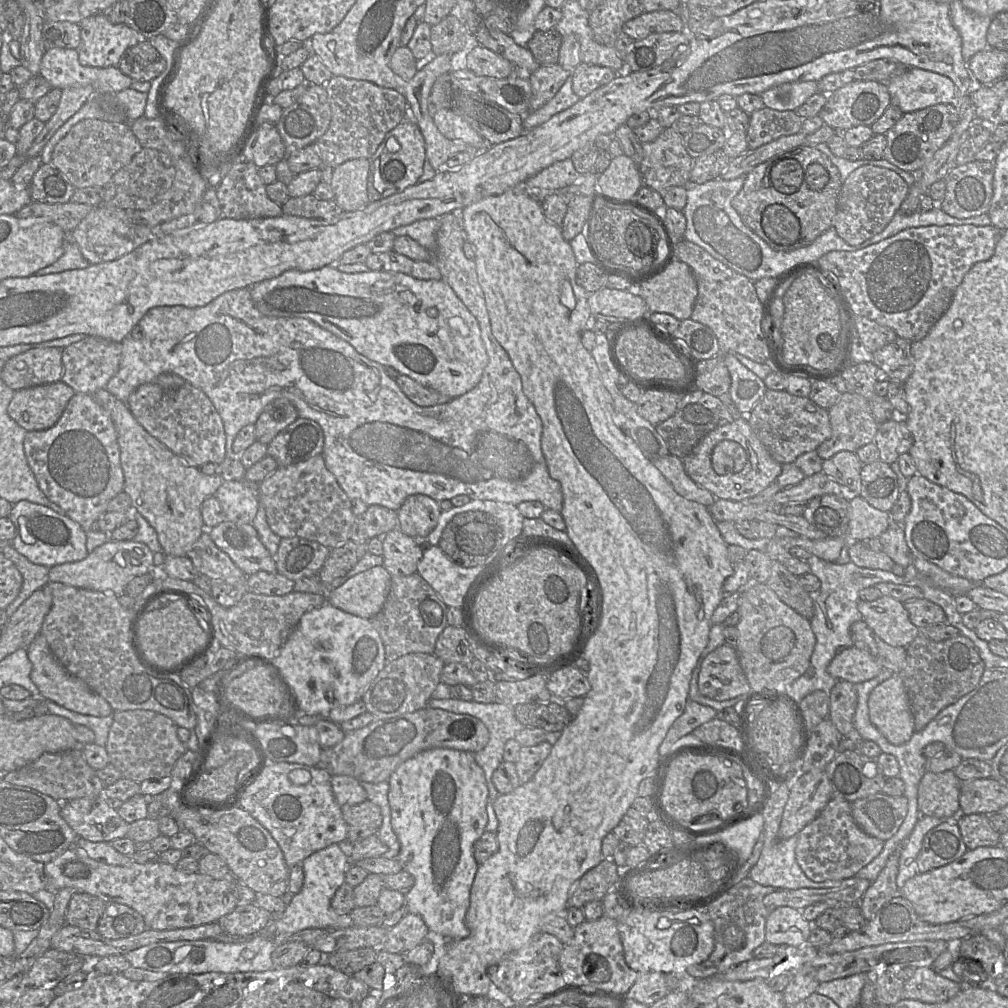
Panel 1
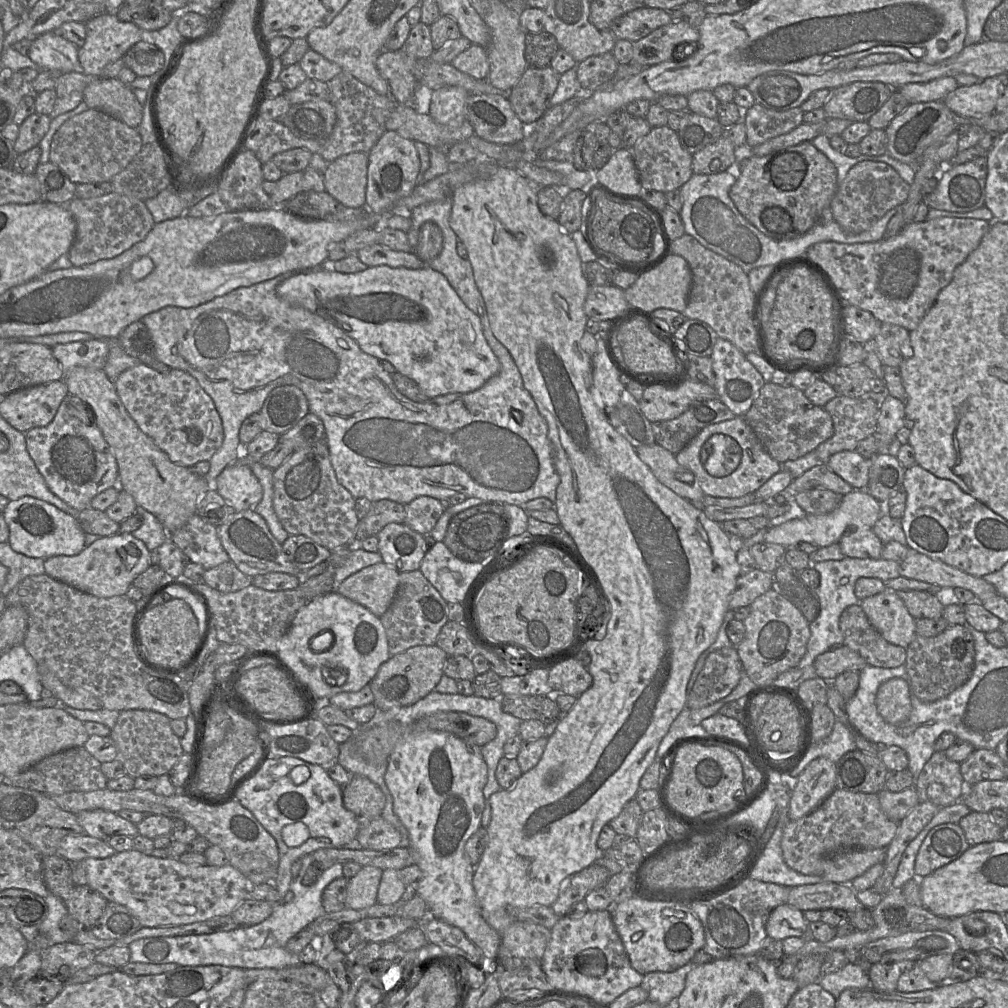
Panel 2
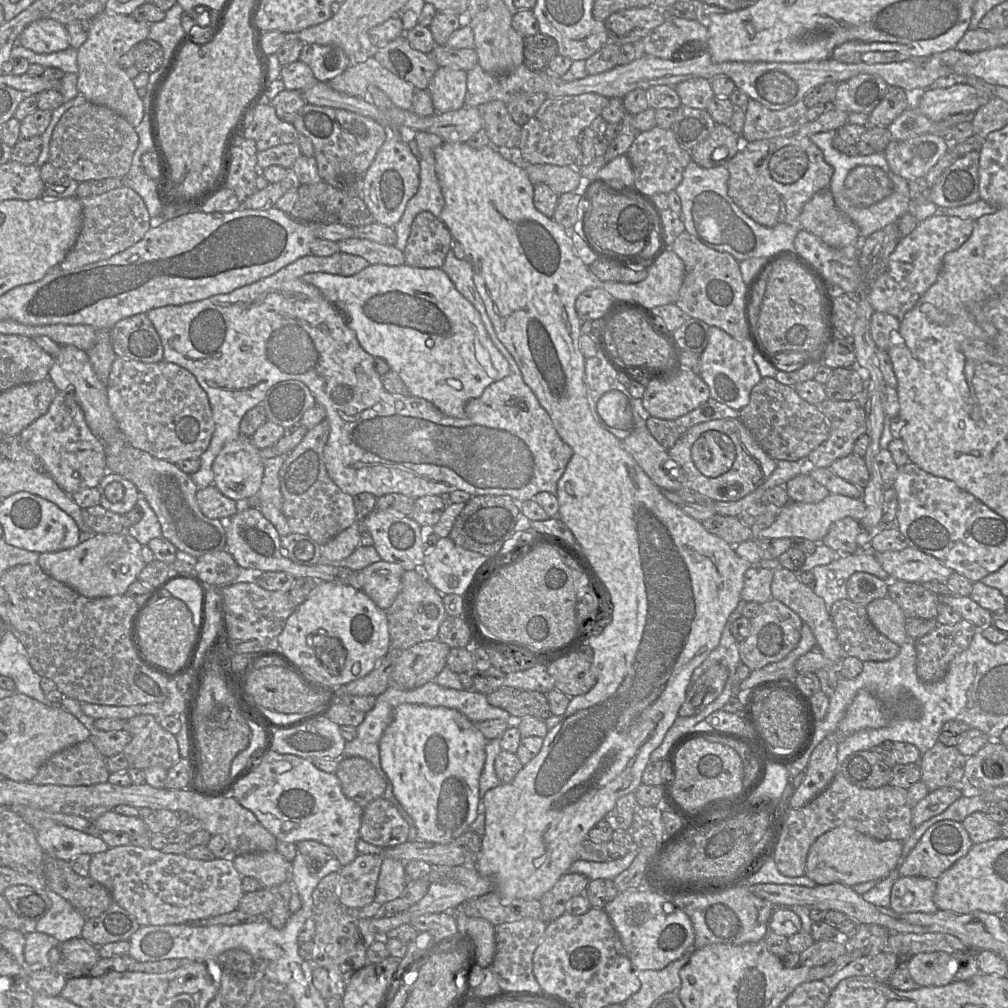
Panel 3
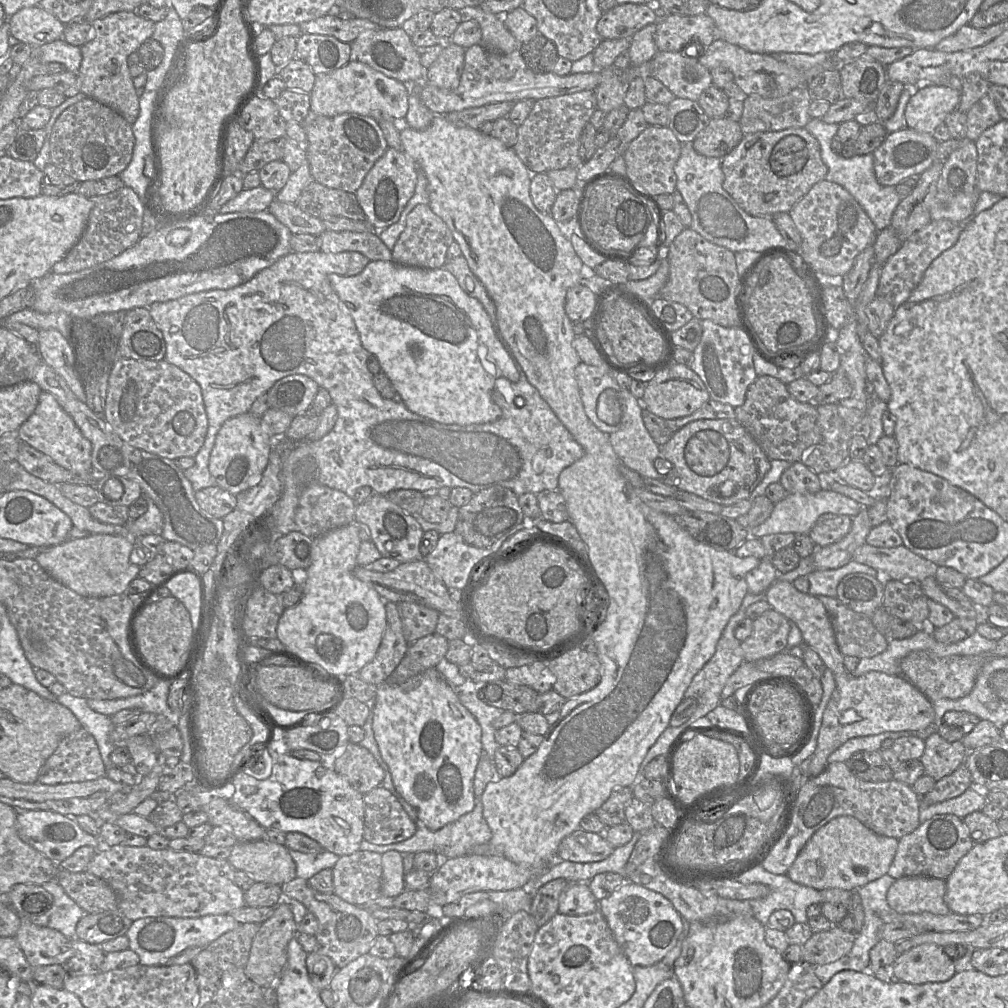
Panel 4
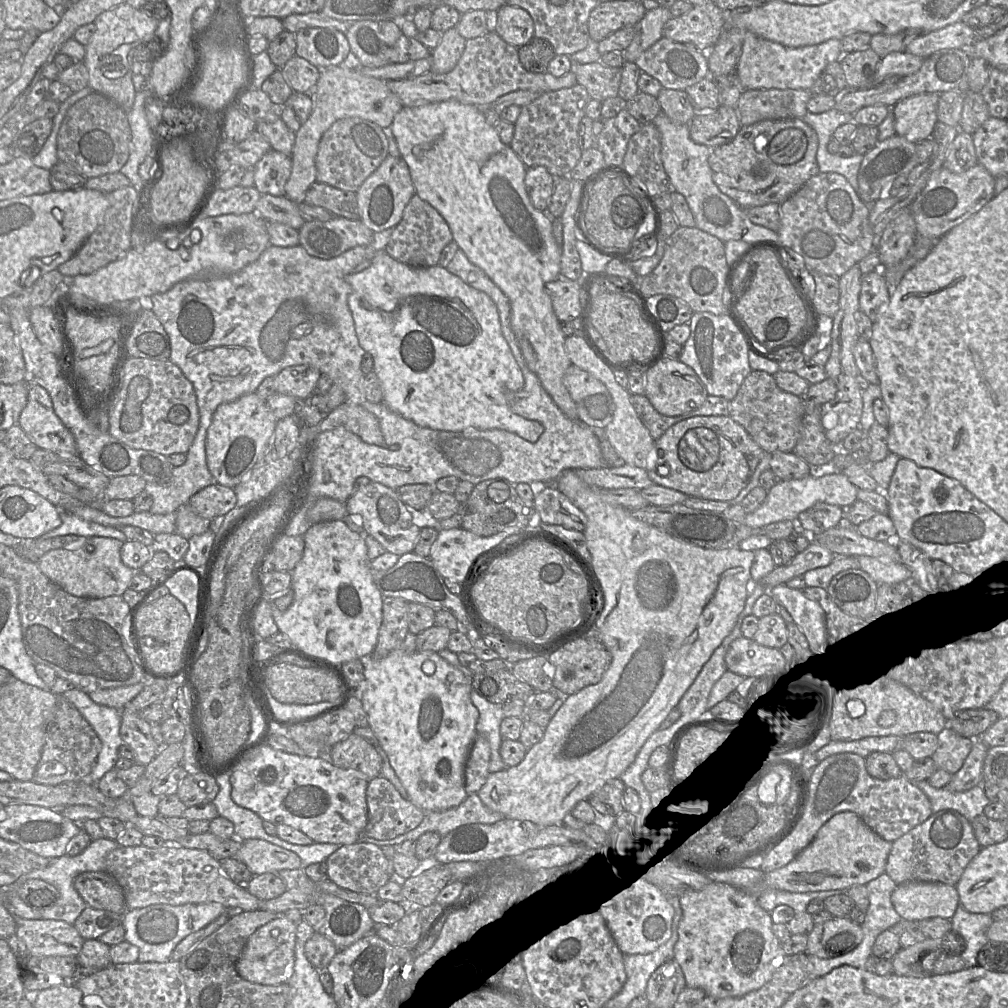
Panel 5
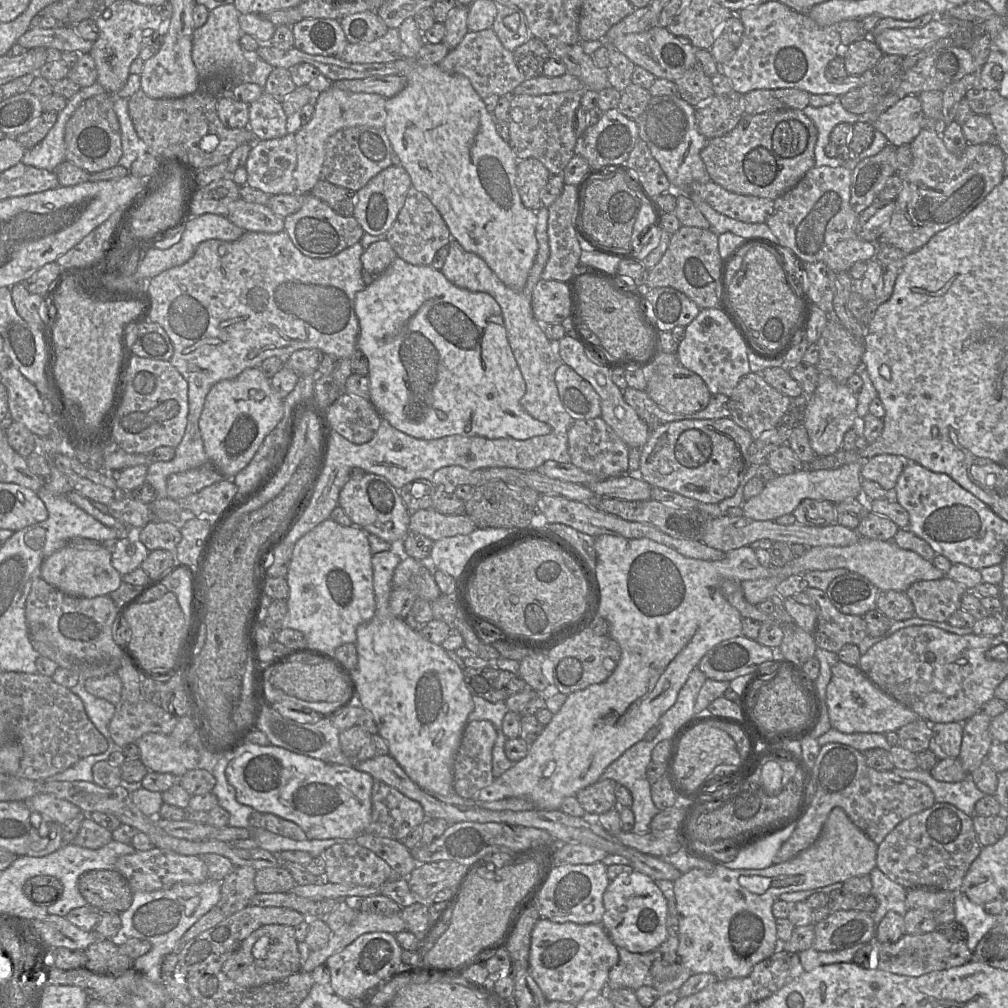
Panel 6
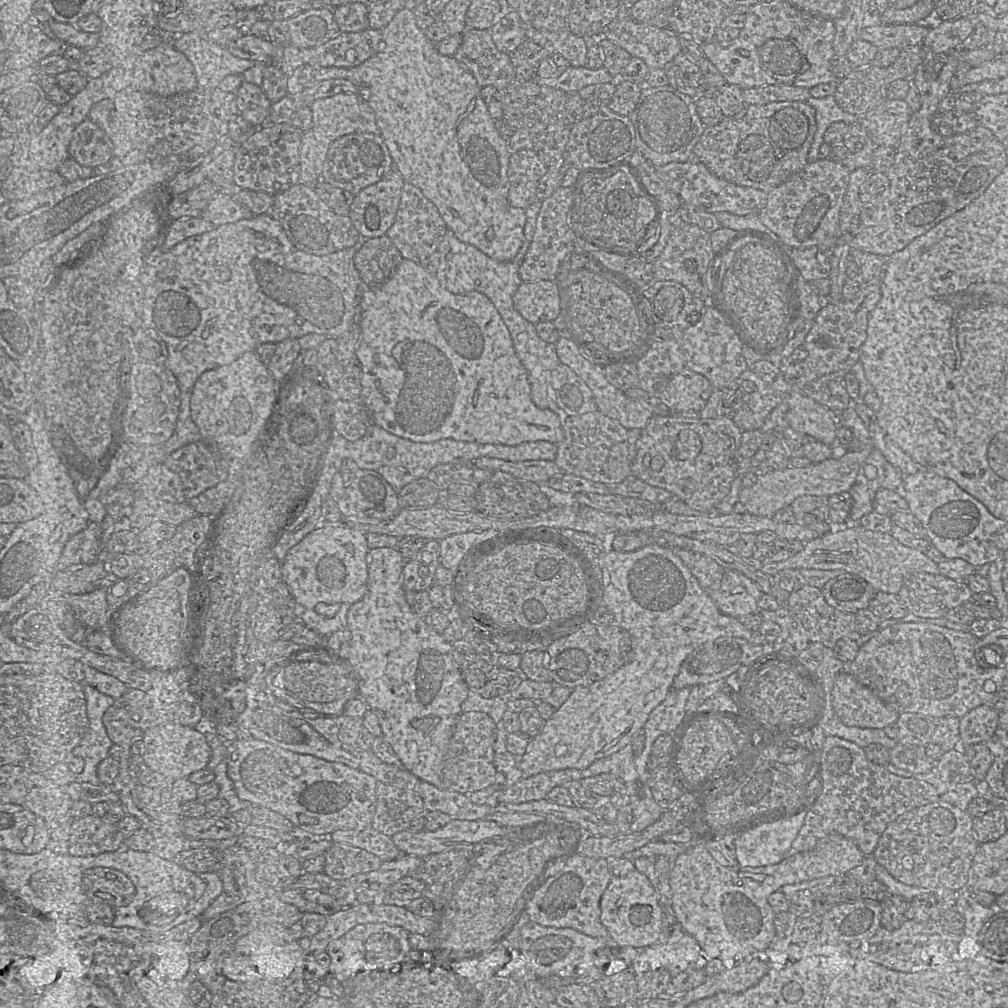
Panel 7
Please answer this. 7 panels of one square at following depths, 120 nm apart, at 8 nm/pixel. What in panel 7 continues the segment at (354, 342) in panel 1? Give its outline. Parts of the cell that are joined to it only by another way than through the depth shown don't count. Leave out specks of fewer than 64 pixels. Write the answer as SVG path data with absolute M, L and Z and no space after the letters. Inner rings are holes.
M402 259L402 261L396 266L396 268L388 275L388 277L381 282L377 286L369 286L367 290L364 290L362 287L362 294L359 295L359 299L357 302L357 326L360 330L360 340L357 345L354 359L356 359L361 367L361 377L359 380L360 385L360 398L359 402L362 407L366 411L370 423L382 431L400 439L403 441L407 441L410 443L436 443L441 441L448 442L459 442L459 443L467 443L467 444L481 444L488 446L515 446L521 445L524 443L551 443L551 444L559 444L563 437L563 429L564 429L564 417L558 412L552 412L550 410L546 410L540 406L538 406L532 399L531 395L531 387L530 383L525 371L525 368L519 359L512 336L505 325L503 319L501 318L496 306L491 301L489 297L480 292L467 292L462 294L454 294L446 291L437 280L435 273L429 272L426 270L421 263L412 262L411 260Z

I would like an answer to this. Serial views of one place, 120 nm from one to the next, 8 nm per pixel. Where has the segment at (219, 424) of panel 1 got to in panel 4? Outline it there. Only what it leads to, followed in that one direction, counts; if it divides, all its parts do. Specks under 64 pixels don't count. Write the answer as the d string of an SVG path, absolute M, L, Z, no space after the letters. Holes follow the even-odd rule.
M118 357L110 369L103 418L129 445L171 460L193 457L202 447L208 418L199 384L165 359Z

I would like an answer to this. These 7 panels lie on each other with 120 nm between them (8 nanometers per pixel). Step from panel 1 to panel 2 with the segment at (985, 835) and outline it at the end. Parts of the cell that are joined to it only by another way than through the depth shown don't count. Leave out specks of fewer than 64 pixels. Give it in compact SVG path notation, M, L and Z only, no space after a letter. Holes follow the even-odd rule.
M971 812L959 822L970 846L1000 840L1001 829L989 813Z

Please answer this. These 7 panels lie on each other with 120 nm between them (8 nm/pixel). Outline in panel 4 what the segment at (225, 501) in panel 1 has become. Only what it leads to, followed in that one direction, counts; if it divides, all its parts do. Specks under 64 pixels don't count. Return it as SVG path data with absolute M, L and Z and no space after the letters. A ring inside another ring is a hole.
M249 412L234 416L225 421L217 433L209 458L209 471L217 485L237 495L260 481L272 448L273 439L263 430L261 418Z

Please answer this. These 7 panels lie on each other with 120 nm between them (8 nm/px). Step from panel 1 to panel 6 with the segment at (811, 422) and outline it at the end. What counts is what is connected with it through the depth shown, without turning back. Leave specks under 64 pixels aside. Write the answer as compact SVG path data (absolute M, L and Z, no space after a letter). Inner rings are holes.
M750 372L743 376L728 402L730 418L747 430L753 439L758 439L767 430L773 429L790 409L792 399L770 386L759 373Z

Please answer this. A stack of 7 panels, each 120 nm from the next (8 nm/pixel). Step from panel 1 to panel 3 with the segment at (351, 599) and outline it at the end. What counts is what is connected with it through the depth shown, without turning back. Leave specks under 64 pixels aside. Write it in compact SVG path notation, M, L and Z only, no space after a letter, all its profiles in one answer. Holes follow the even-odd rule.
M380 560L352 573L347 584L363 591L379 608L386 611L400 591L403 572L399 564Z

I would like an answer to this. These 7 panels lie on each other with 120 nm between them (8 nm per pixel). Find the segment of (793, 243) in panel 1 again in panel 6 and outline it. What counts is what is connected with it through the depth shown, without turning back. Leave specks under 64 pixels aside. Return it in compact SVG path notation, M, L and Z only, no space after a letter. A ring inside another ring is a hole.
M773 110L744 115L730 132L708 139L700 156L711 180L724 189L774 200L815 166L817 138L818 130L803 110Z

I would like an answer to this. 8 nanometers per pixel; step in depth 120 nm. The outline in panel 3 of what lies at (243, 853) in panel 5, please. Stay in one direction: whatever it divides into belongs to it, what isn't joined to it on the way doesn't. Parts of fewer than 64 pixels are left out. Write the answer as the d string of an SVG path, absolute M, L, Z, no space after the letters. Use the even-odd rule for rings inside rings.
M277 850L231 856L231 859L242 877L255 878L265 888L274 889L290 880L291 863Z

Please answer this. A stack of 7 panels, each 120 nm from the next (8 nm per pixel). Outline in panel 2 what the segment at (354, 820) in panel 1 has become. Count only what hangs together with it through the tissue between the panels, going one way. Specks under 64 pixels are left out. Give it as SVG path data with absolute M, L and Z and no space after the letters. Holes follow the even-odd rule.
M353 775L350 782L342 788L342 797L345 808L355 814L359 822L359 829L362 825L367 825L381 816L386 800L379 786L362 775Z

